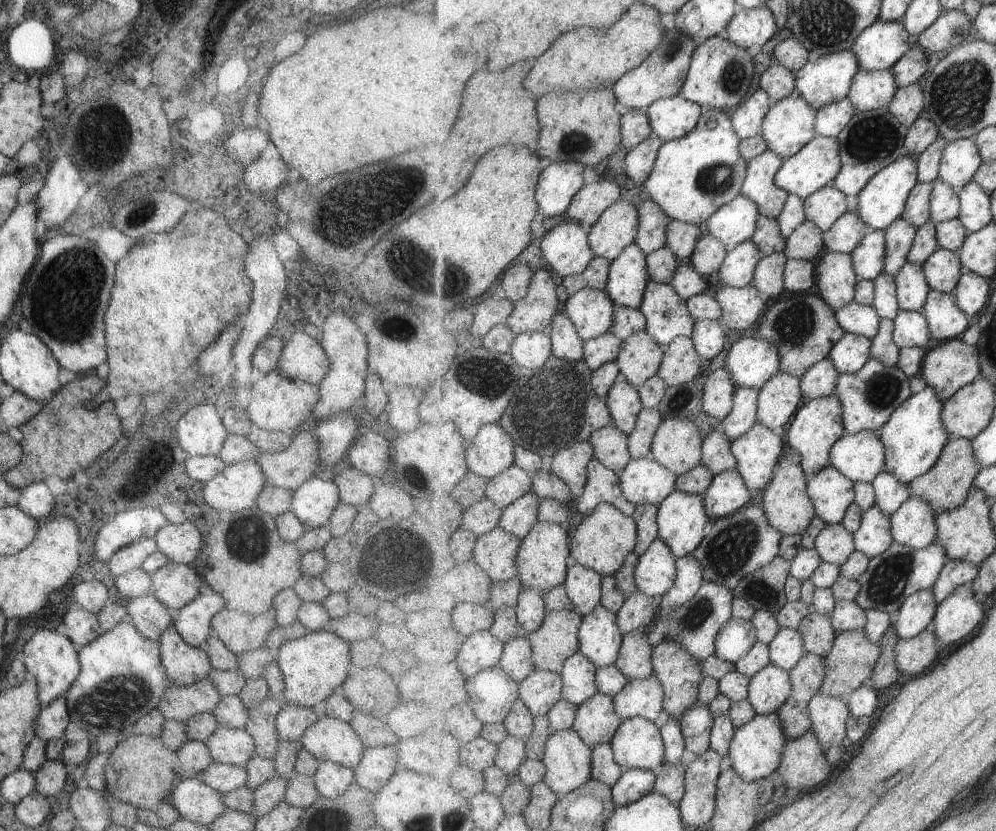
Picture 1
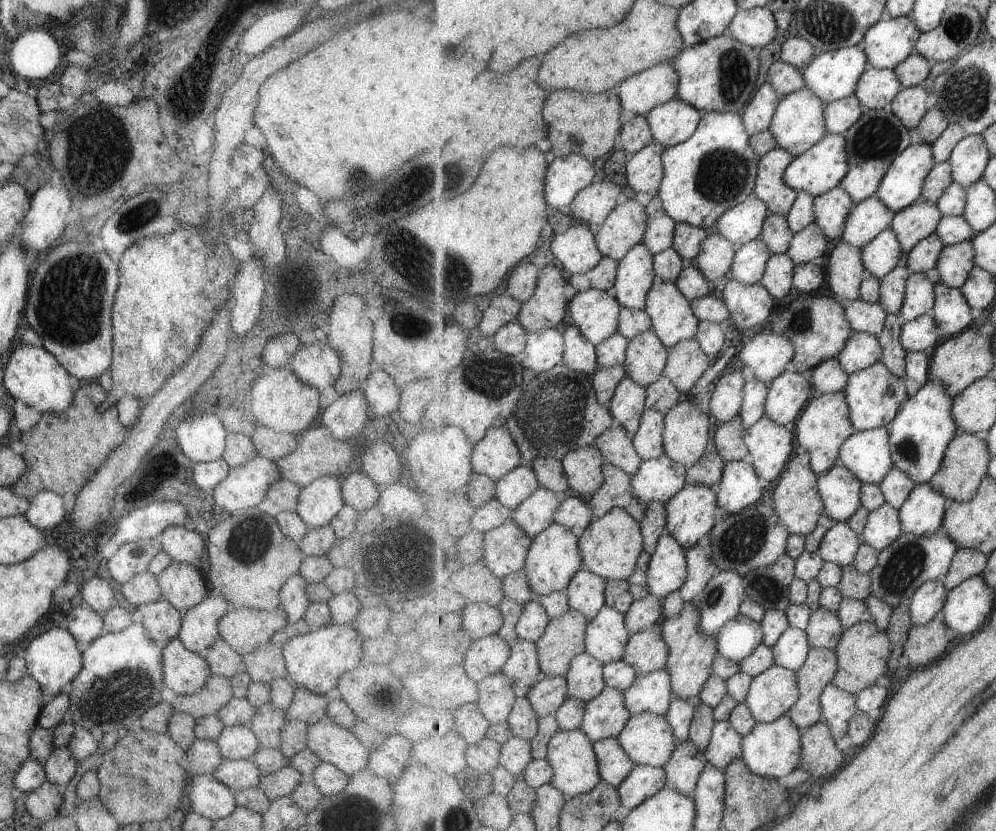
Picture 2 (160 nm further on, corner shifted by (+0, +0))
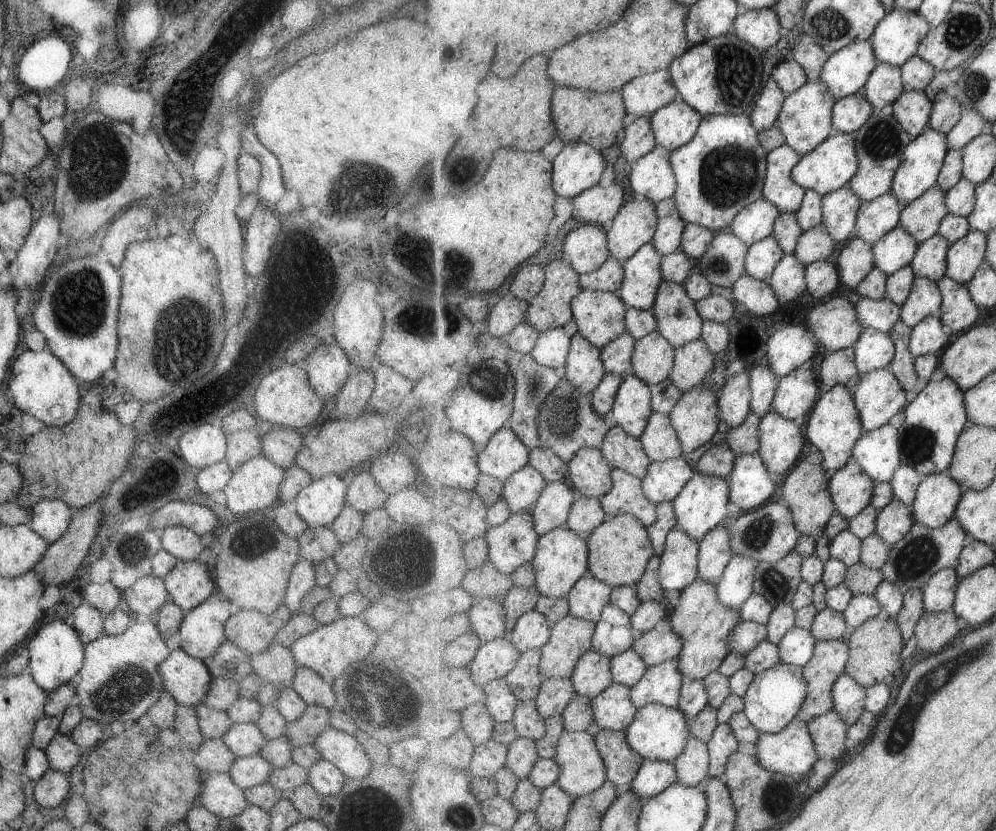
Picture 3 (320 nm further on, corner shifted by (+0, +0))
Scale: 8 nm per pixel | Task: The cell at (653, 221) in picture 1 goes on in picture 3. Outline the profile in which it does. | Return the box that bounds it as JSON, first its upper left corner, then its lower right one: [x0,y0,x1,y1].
[652,197,687,255]

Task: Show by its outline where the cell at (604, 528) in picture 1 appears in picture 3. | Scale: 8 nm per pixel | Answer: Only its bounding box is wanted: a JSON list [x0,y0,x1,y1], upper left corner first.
[589,514,656,587]

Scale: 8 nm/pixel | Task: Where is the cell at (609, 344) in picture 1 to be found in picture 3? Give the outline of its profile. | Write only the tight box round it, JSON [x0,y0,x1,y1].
[602,332,636,377]

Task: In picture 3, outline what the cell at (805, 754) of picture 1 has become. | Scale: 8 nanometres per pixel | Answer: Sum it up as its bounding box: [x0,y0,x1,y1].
[807,710,850,761]

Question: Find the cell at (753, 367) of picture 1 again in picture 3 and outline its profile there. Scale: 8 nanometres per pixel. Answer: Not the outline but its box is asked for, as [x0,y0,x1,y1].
[765,325,819,378]

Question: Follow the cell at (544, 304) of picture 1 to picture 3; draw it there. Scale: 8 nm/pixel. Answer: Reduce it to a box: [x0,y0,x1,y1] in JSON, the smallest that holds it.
[528,259,581,333]

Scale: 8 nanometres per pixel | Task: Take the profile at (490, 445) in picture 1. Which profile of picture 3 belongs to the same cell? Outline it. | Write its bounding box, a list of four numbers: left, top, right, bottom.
[479,425,530,482]

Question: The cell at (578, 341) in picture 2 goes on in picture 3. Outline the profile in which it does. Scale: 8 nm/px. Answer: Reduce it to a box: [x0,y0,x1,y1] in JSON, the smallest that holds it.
[565,330,608,394]

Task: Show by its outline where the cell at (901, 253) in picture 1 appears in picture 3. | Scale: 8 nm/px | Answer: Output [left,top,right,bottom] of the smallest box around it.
[900,185,948,244]

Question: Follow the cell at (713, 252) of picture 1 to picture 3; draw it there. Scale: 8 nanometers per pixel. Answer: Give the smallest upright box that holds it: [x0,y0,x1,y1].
[699,231,750,288]

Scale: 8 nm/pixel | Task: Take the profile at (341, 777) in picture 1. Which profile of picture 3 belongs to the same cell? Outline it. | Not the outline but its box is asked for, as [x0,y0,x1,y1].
[306,759,345,797]

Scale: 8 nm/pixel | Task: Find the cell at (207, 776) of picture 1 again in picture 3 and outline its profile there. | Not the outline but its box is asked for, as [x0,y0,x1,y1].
[227,753,272,789]

